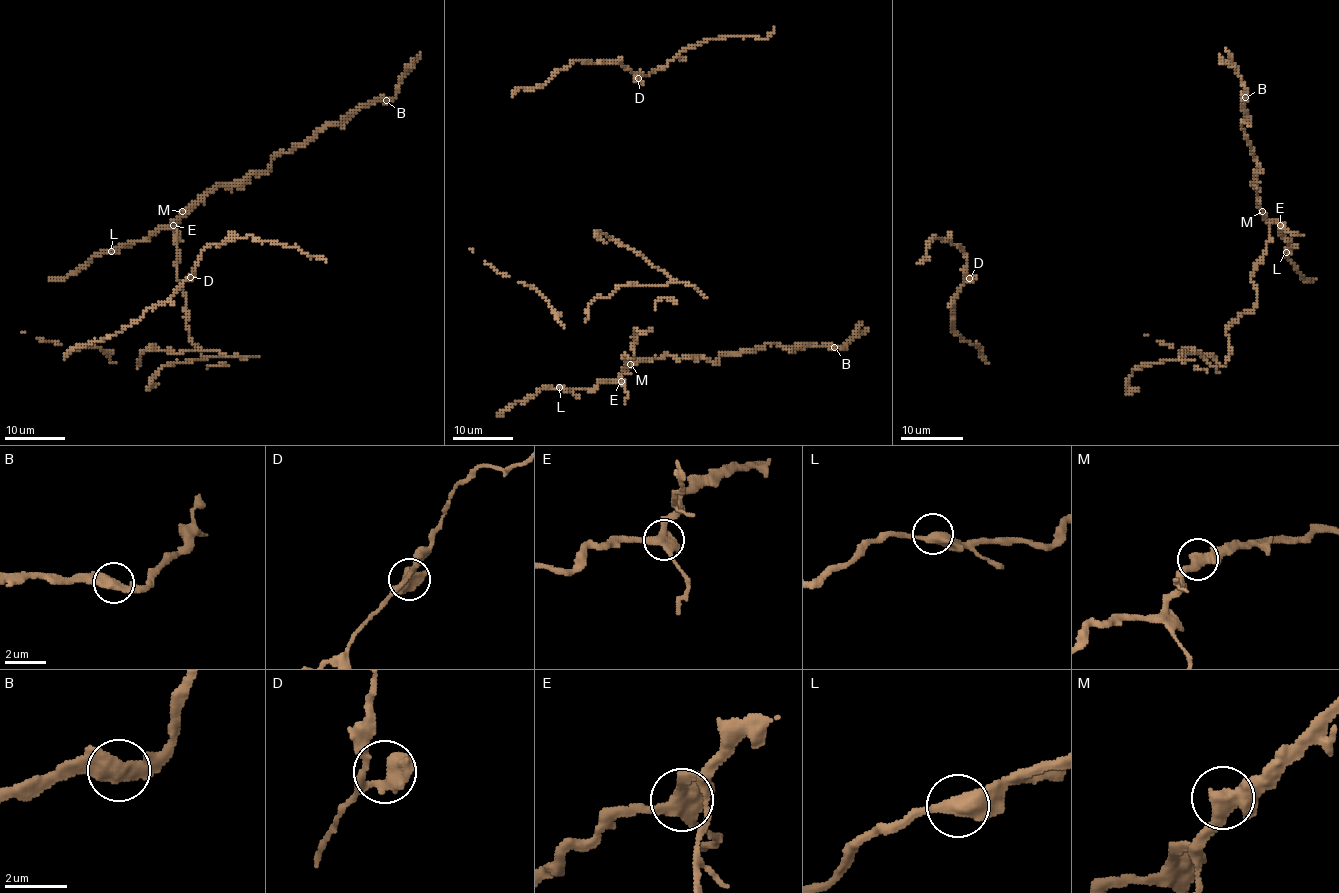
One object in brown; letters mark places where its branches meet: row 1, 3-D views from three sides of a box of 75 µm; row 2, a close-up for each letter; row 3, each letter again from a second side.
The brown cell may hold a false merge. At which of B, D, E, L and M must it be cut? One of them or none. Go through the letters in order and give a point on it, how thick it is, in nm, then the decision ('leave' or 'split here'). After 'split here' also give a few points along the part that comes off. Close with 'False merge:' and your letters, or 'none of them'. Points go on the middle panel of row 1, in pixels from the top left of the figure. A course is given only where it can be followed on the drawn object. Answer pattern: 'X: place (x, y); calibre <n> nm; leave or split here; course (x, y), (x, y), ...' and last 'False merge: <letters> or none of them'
B: place (834, 347); calibre 480 nm; leave
D: place (638, 78); calibre 650 nm; leave
E: place (621, 381); calibre 400 nm; split here; course (621, 380), (627, 393), (624, 403)
L: place (559, 387); calibre 440 nm; leave
M: place (630, 364); calibre 360 nm; leave
False merge: E

